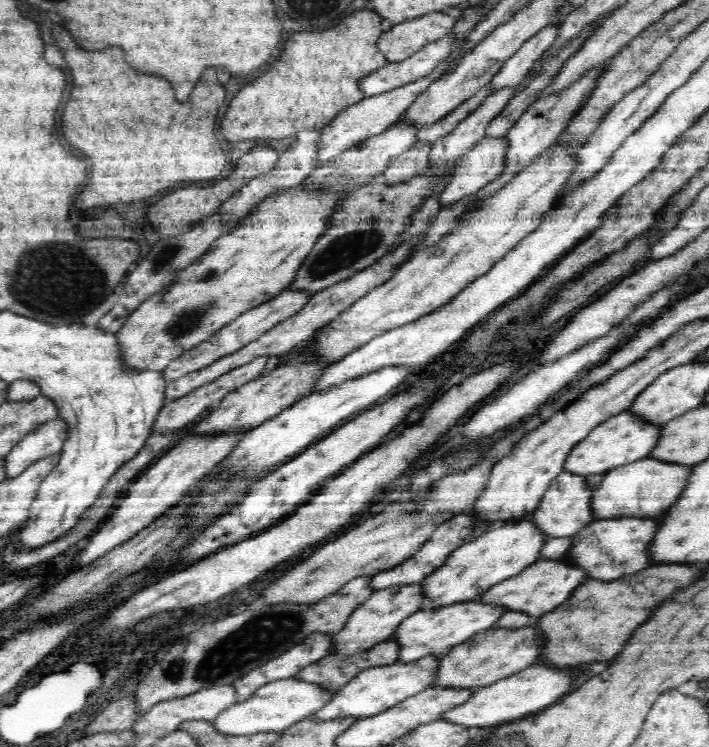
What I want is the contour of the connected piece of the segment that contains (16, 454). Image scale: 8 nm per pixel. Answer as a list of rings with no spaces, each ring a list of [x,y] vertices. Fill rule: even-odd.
[[[57,417],[22,438],[22,441],[5,457],[8,460],[7,478],[15,478],[33,462],[62,451],[69,439],[70,429],[72,428],[64,419]]]

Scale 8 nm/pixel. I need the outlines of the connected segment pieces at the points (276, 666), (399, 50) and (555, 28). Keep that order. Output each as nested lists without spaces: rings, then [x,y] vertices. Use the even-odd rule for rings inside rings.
[[[310,633],[301,643],[283,651],[268,662],[253,668],[247,675],[231,683],[239,702],[250,698],[263,683],[278,679],[290,679],[310,663],[331,654],[331,640],[334,633]]]
[[[435,11],[392,25],[378,37],[377,47],[388,63],[398,62],[428,43],[450,35],[454,23],[454,18],[446,12]]]
[[[548,25],[526,40],[493,77],[490,82],[490,92],[522,84],[535,66],[536,60],[544,54],[544,50],[548,50],[554,44],[558,32],[560,32],[560,25]]]

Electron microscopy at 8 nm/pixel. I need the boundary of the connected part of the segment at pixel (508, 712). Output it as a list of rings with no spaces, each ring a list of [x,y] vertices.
[[[536,663],[512,676],[497,680],[494,684],[478,687],[470,699],[452,710],[446,710],[439,718],[468,728],[508,722],[512,718],[522,718],[525,714],[539,712],[554,704],[562,699],[563,695],[570,694],[573,682],[572,677],[562,670],[554,670],[544,664]]]

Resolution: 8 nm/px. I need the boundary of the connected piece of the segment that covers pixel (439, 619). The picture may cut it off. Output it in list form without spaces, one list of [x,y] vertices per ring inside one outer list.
[[[458,602],[441,608],[426,607],[414,614],[407,615],[395,628],[390,640],[399,645],[397,662],[414,662],[422,657],[443,656],[453,646],[468,640],[474,634],[494,628],[505,610],[496,605],[483,602]]]

